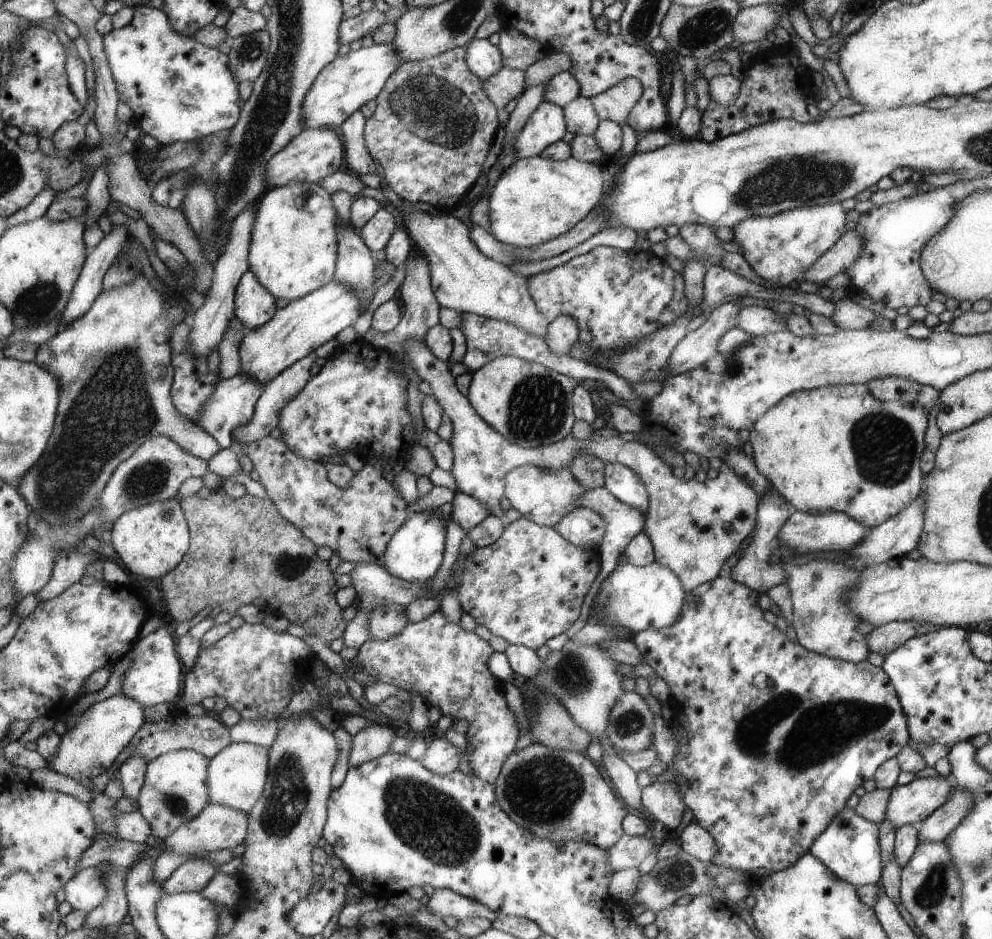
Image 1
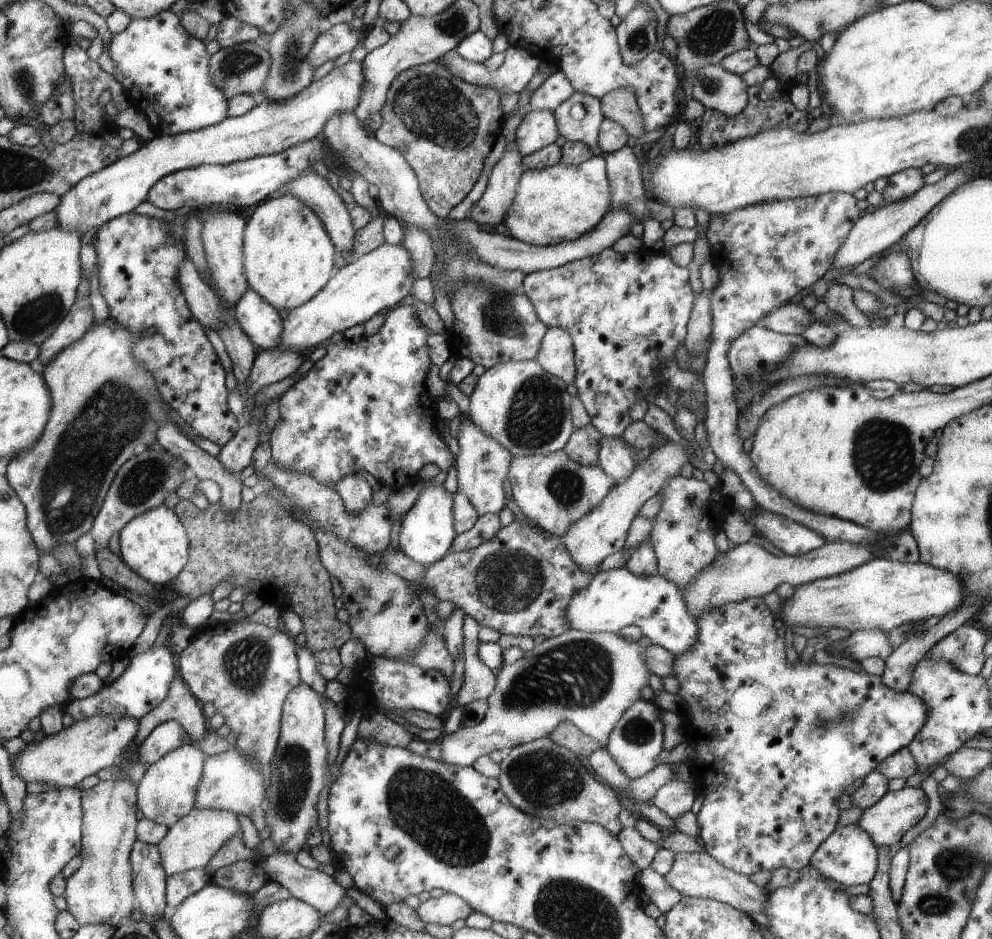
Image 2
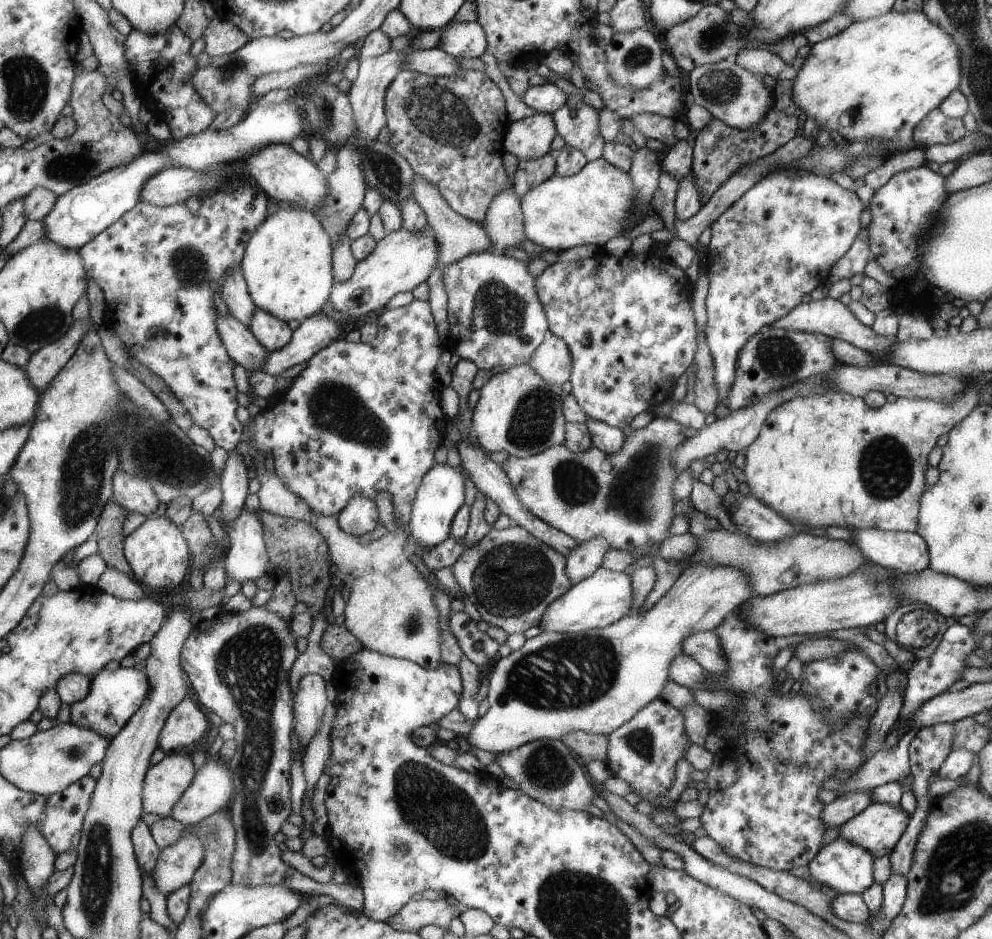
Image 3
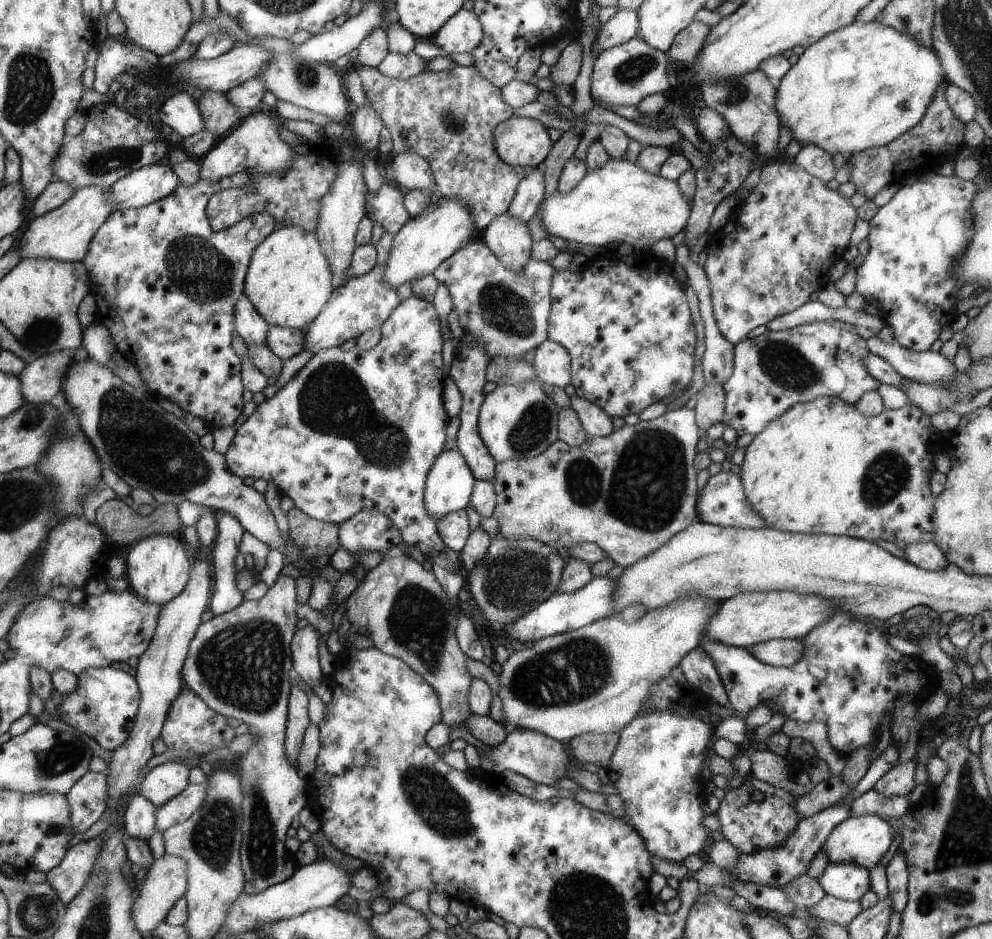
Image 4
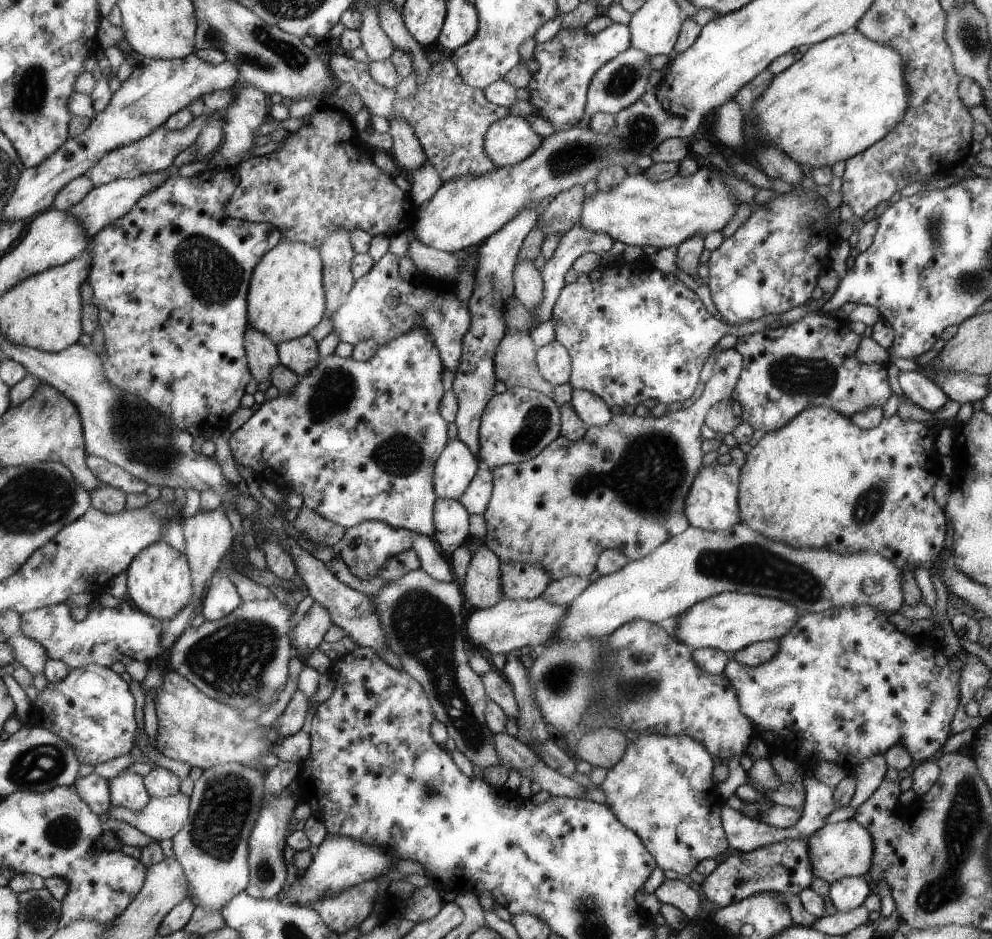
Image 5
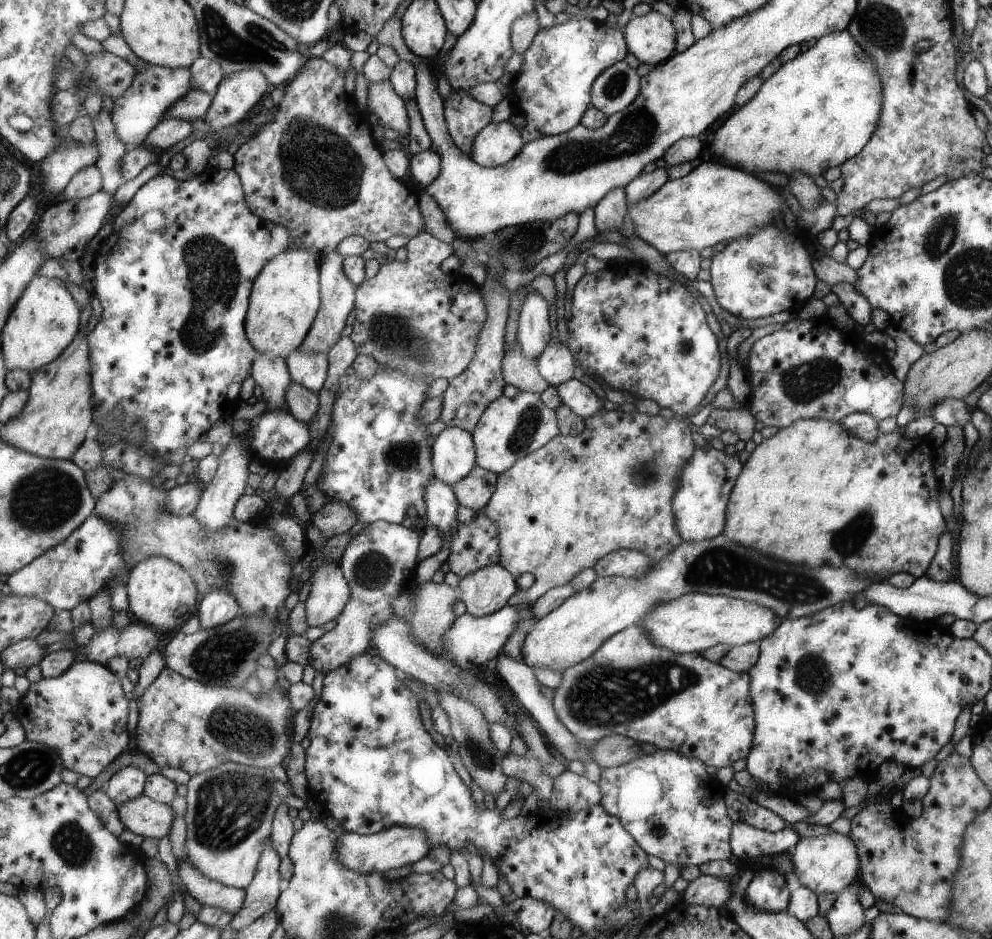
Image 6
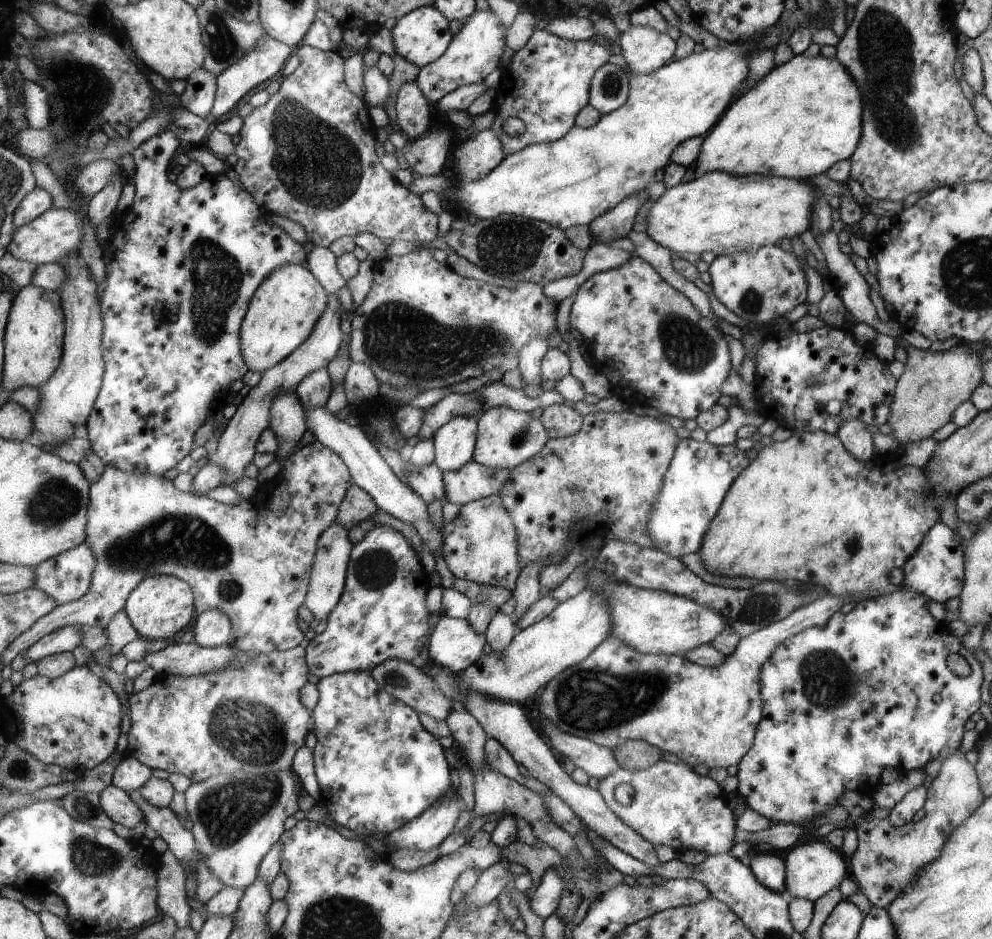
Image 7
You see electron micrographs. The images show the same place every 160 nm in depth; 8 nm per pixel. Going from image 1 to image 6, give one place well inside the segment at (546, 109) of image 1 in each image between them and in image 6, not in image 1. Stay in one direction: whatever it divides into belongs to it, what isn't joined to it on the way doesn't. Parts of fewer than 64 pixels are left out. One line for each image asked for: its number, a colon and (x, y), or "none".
2: (537, 129)
3: (529, 138)
4: (523, 142)
5: (508, 141)
6: (498, 143)

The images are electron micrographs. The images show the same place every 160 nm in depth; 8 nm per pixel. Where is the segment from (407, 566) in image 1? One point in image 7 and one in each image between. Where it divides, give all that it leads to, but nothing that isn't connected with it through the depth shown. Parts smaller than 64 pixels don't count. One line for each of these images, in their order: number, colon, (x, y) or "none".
2: (428, 531)
3: (442, 493)
4: (450, 486)
5: (456, 468)
6: (454, 455)
7: (455, 443)

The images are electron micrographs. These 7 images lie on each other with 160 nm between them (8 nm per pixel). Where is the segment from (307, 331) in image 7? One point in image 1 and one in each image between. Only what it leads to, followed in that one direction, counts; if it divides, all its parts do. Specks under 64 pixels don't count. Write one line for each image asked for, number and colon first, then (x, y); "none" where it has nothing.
1: (295, 248)
2: (289, 255)
3: (288, 265)
4: (290, 280)
5: (287, 299)
6: (286, 298)

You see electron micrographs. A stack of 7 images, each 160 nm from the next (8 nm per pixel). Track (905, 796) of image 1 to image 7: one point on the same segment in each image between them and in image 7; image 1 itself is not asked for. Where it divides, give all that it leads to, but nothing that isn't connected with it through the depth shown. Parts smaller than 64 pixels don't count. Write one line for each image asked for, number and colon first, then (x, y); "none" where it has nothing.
2: (897, 811)
3: (876, 829)
4: (861, 840)
5: (843, 849)
6: (824, 864)
7: (812, 868)

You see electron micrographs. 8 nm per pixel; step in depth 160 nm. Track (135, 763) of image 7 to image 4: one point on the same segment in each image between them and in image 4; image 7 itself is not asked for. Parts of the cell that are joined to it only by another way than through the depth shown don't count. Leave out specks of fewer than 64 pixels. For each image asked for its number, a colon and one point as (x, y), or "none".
4: (141, 817)
5: (128, 789)
6: (127, 783)

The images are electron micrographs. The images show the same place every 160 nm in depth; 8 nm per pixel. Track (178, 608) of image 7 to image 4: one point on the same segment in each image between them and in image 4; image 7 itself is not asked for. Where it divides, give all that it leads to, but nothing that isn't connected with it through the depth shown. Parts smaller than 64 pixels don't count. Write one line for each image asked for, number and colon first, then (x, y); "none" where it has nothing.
4: (159, 566)
5: (160, 582)
6: (162, 593)

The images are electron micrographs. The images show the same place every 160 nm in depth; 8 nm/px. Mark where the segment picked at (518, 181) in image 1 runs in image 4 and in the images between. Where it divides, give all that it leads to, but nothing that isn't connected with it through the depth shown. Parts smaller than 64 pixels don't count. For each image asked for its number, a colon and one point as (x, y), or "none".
2: (556, 204)
3: (593, 205)
4: (618, 202)

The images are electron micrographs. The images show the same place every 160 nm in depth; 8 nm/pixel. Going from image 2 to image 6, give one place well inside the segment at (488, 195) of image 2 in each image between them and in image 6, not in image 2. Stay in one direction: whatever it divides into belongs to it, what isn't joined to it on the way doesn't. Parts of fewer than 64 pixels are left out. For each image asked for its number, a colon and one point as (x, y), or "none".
3: (504, 224)
4: (508, 238)
5: (528, 282)
6: (534, 329)

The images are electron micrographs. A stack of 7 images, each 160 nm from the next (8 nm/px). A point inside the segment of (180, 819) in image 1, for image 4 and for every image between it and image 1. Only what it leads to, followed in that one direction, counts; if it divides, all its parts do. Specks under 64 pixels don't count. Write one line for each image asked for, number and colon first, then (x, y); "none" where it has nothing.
2: (166, 794)
3: (165, 784)
4: (164, 782)

